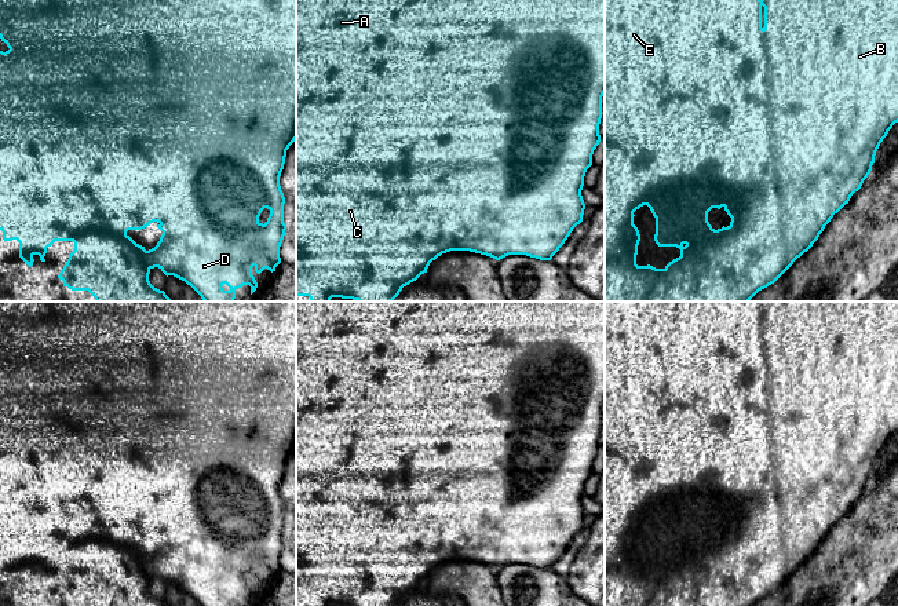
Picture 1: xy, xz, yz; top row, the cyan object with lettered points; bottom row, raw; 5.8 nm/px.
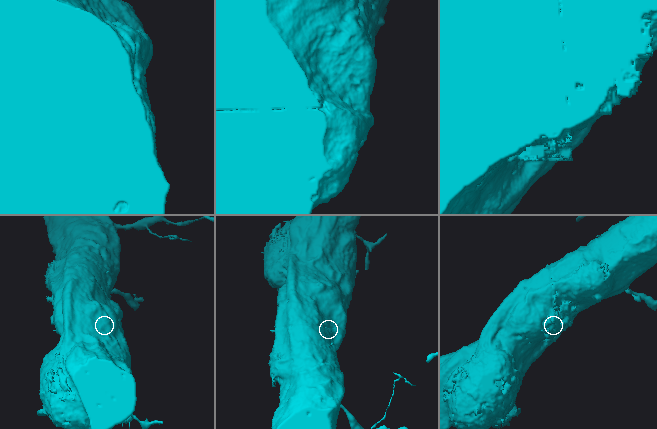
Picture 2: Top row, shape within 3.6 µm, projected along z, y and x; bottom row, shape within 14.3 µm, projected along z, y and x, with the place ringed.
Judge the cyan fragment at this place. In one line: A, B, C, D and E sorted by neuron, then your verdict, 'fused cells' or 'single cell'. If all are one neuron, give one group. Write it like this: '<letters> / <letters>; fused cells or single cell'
A B C D E; single cell

